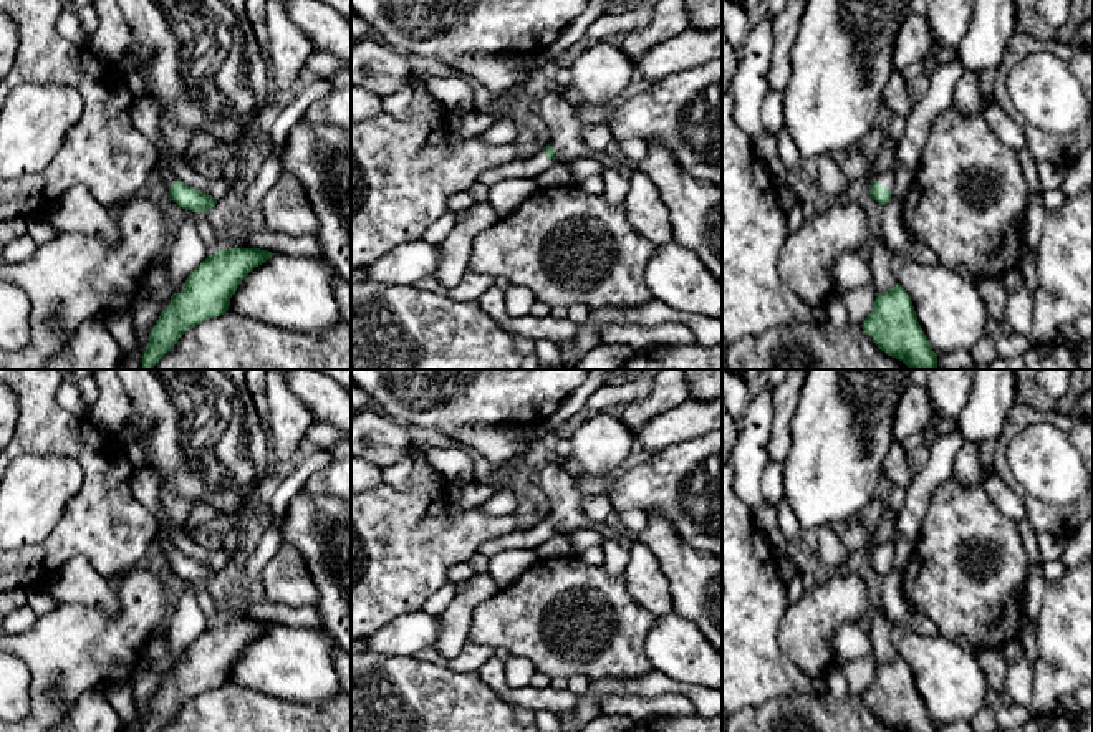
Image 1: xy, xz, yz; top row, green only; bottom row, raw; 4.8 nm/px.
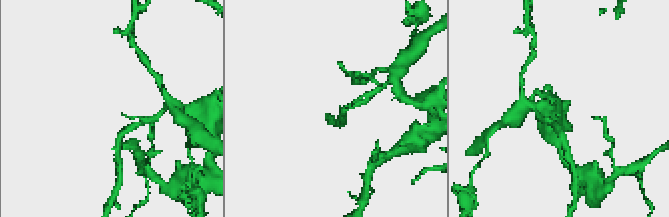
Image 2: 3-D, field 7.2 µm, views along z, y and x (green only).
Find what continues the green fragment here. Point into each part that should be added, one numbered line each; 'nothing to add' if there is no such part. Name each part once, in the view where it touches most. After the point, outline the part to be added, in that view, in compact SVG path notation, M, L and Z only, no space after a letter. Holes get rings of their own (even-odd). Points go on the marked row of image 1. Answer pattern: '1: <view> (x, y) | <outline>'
1: yz (886, 178) | M891 169L876 174L876 176L873 177L873 181L876 181L876 182L879 182L881 185L884 185L886 189L889 189L889 190L891 190L891 197L893 197L894 174L893 174Z

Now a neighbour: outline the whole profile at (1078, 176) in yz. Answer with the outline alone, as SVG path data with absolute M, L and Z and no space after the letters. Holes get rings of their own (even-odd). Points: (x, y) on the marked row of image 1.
M1093 141L1078 161L1065 167L1062 190L1070 199L1090 185L1093 185Z

